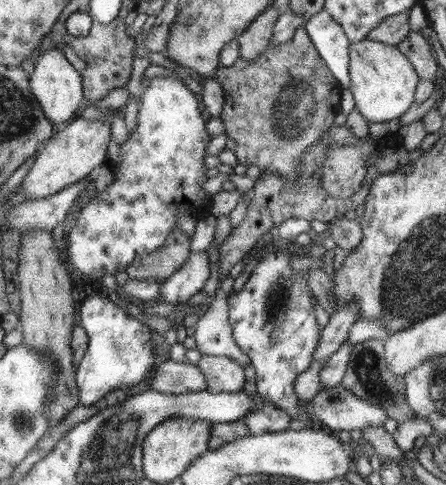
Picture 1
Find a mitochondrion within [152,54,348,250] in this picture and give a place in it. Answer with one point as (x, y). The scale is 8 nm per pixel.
(297, 109)

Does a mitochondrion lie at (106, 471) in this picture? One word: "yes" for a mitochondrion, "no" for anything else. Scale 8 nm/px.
yes

